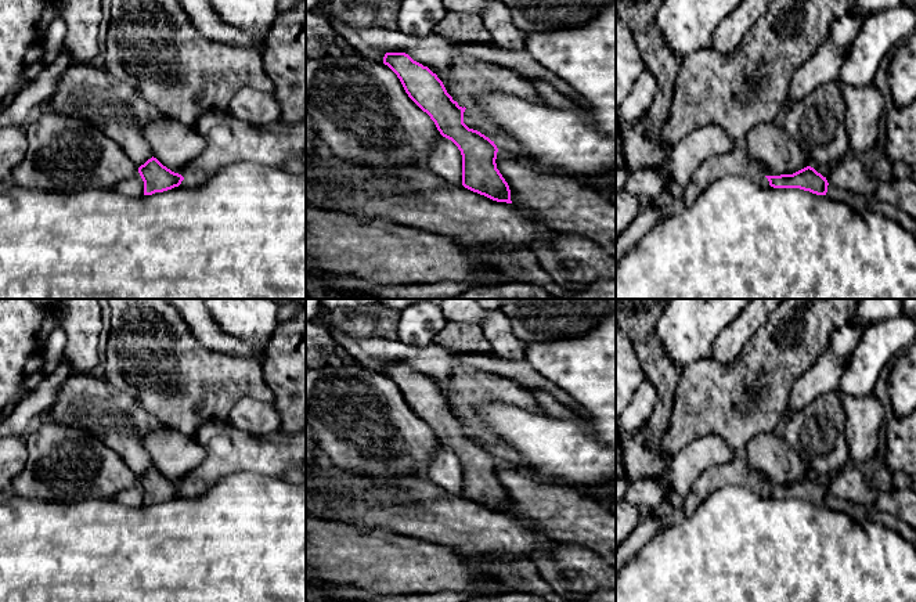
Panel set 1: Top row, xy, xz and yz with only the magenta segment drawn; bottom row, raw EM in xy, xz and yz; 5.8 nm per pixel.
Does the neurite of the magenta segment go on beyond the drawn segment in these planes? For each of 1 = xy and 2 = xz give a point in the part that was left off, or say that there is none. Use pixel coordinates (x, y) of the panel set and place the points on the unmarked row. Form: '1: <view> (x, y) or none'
1: none
2: none

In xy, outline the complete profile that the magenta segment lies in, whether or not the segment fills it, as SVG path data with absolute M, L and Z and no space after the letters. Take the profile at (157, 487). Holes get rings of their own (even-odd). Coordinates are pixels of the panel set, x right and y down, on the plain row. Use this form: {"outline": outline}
{"outline": "M154 466L138 477L138 483L144 491L144 505L172 500L184 490L181 484L172 482Z"}

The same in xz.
{"outline": "M386 363L383 374L397 385L408 407L430 426L440 444L461 461L462 495L493 511L512 513L509 495L497 479L497 455L464 433L466 418L452 410L437 385L405 363Z"}

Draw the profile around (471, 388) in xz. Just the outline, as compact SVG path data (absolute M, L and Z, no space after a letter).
M457 365L452 376L454 379L450 383L439 389L443 392L446 400L457 404L458 415L462 418L468 410L495 401L545 414L531 392L513 381L469 365Z

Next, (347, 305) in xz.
M318 299L324 310L354 311L361 307L374 306L378 299Z

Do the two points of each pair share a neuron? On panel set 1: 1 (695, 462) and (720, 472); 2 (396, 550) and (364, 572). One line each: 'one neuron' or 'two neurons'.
1: two neurons
2: one neuron

